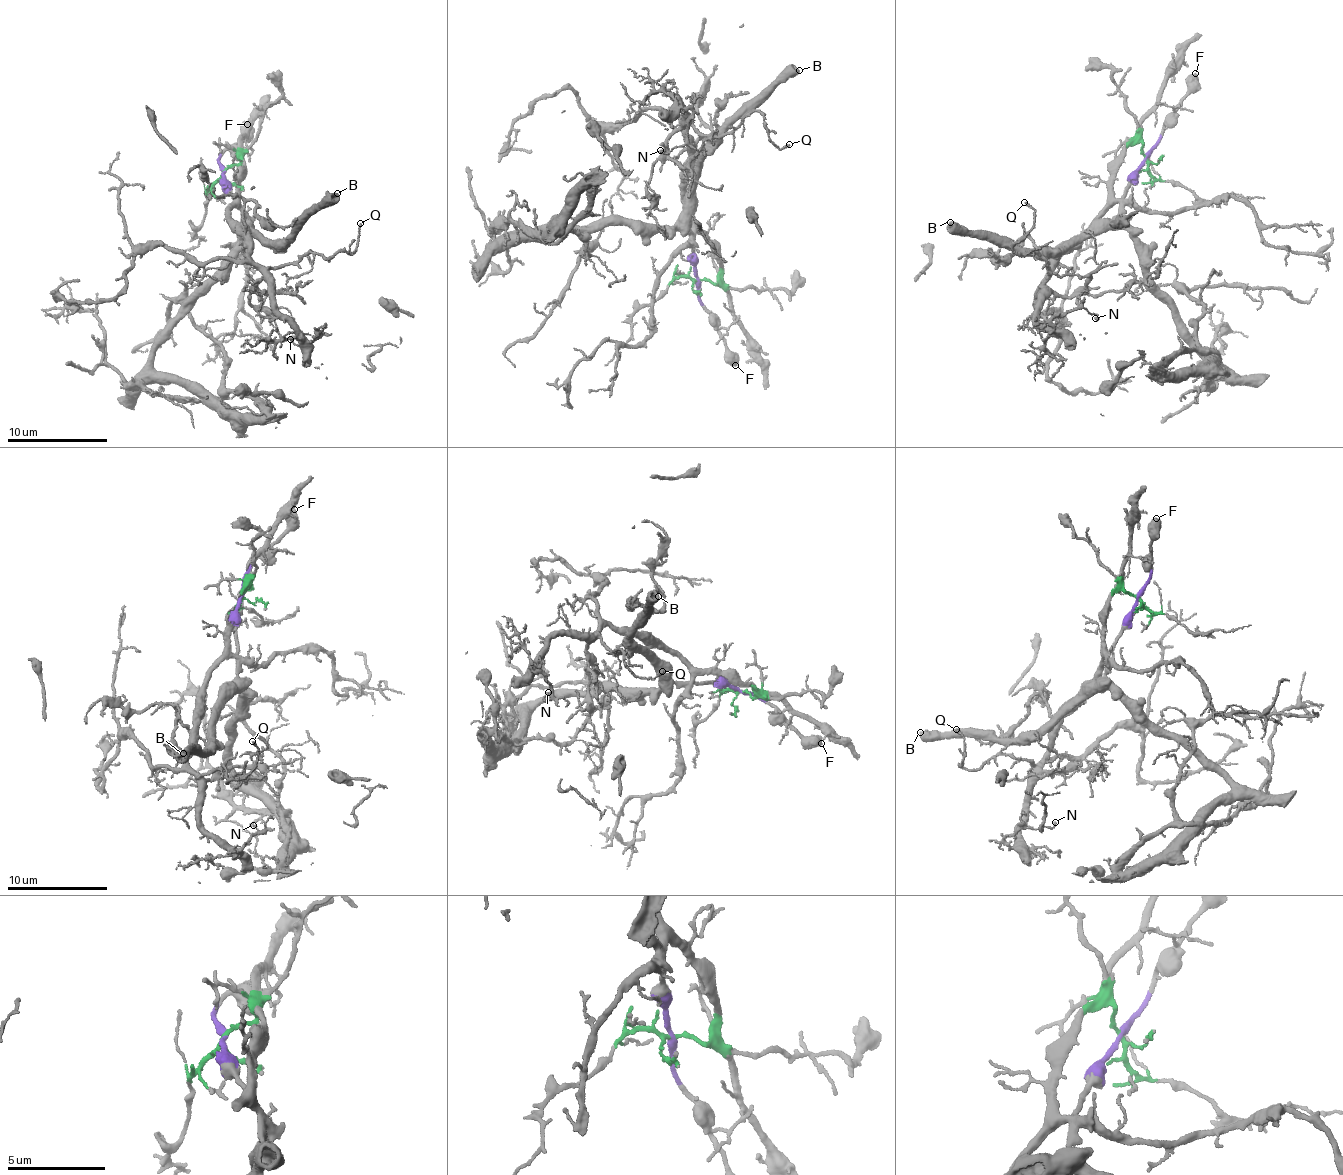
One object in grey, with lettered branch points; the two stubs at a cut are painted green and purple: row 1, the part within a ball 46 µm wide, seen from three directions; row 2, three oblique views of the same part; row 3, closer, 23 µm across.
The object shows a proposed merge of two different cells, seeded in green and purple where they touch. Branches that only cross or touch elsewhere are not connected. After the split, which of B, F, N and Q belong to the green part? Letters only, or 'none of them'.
N, Q

